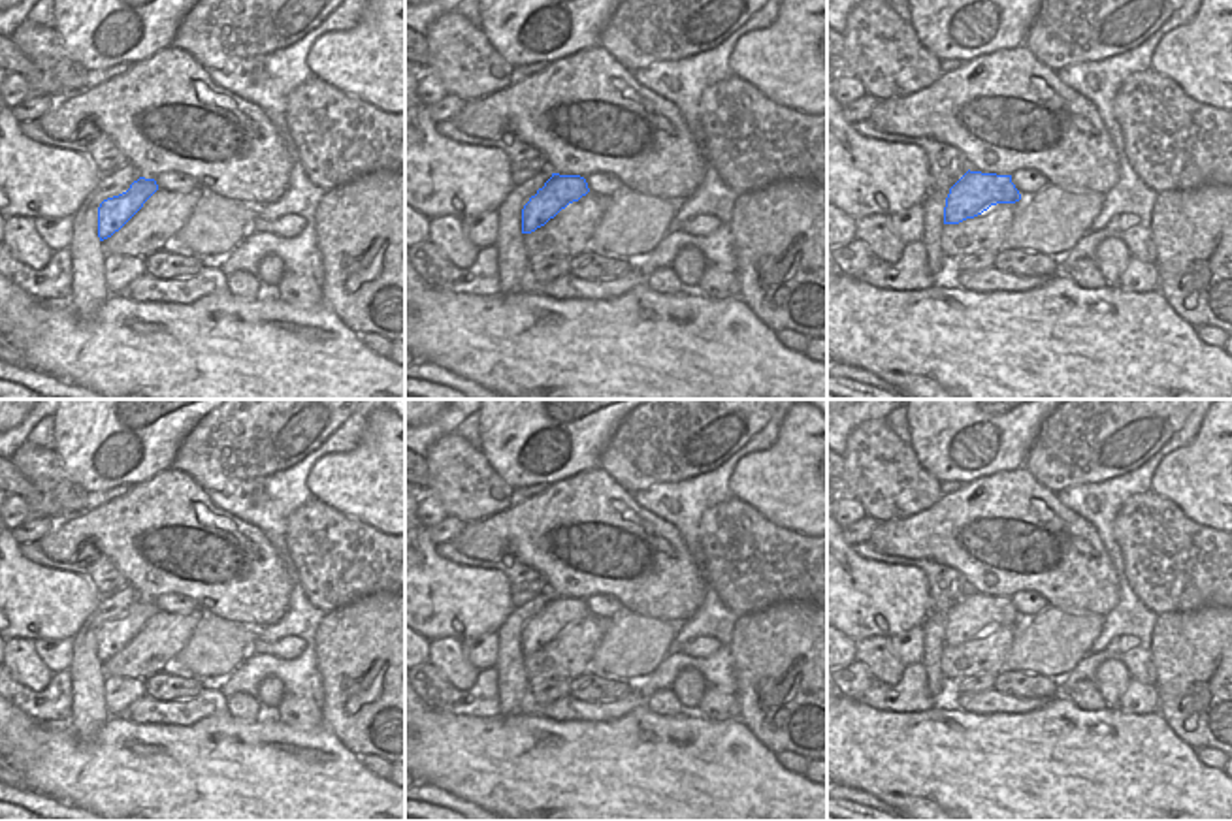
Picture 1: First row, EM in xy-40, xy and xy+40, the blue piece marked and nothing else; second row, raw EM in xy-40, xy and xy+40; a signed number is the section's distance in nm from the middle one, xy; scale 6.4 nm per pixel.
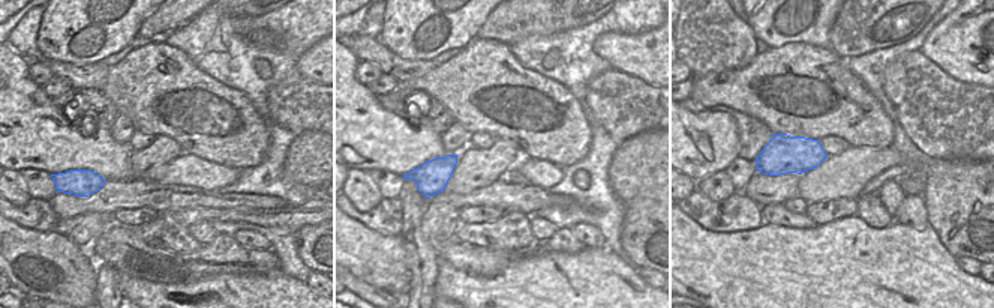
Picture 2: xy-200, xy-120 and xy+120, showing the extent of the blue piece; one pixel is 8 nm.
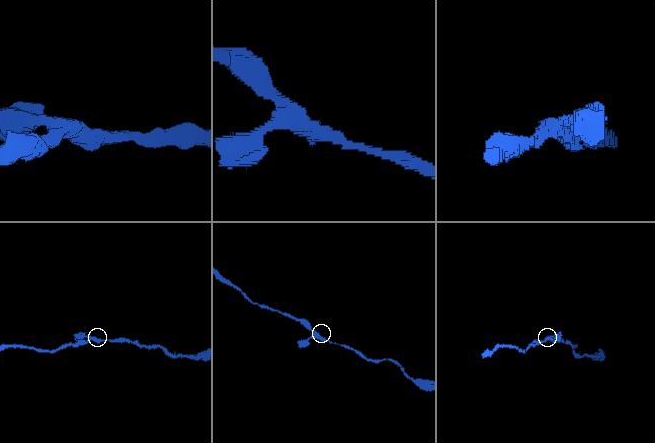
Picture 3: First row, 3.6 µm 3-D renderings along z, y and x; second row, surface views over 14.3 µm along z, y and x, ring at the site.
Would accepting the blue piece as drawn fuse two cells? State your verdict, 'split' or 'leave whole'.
leave whole

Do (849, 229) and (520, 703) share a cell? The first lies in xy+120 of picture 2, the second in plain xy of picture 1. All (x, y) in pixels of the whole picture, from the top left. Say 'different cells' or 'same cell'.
different cells

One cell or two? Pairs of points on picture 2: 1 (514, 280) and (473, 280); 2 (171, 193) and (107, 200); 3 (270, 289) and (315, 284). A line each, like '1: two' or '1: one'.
1: one
2: one
3: two

